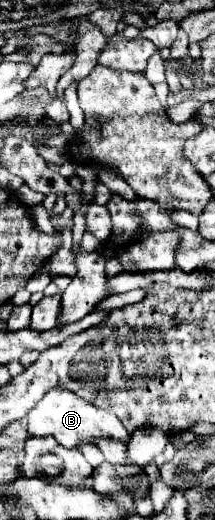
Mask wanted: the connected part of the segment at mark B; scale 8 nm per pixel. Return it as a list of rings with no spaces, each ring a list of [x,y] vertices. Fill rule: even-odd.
[[[55,387],[47,391],[43,395],[43,407],[33,407],[25,419],[27,419],[29,435],[33,437],[53,435],[67,449],[79,449],[81,445],[95,443],[95,439],[99,437],[107,437],[107,439],[123,441],[123,443],[129,443],[129,437],[131,437],[121,425],[121,421],[117,419],[117,415],[91,405],[89,401],[81,399],[77,393],[63,387]]]

